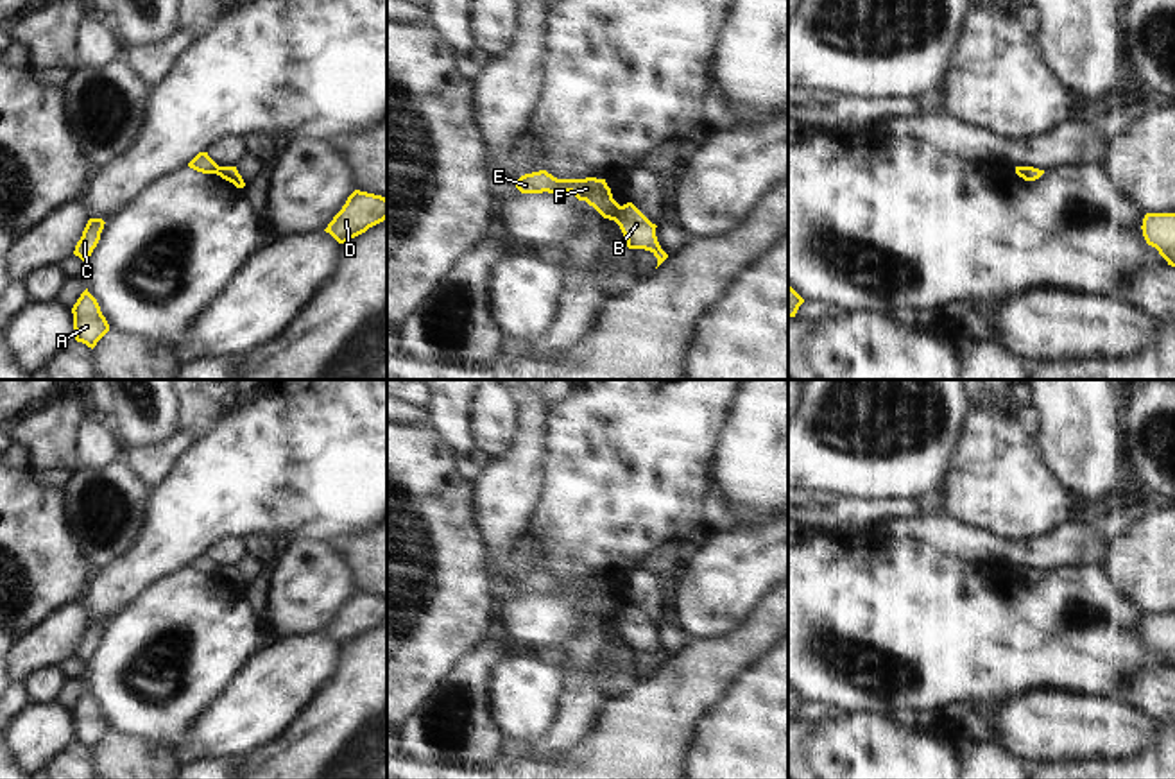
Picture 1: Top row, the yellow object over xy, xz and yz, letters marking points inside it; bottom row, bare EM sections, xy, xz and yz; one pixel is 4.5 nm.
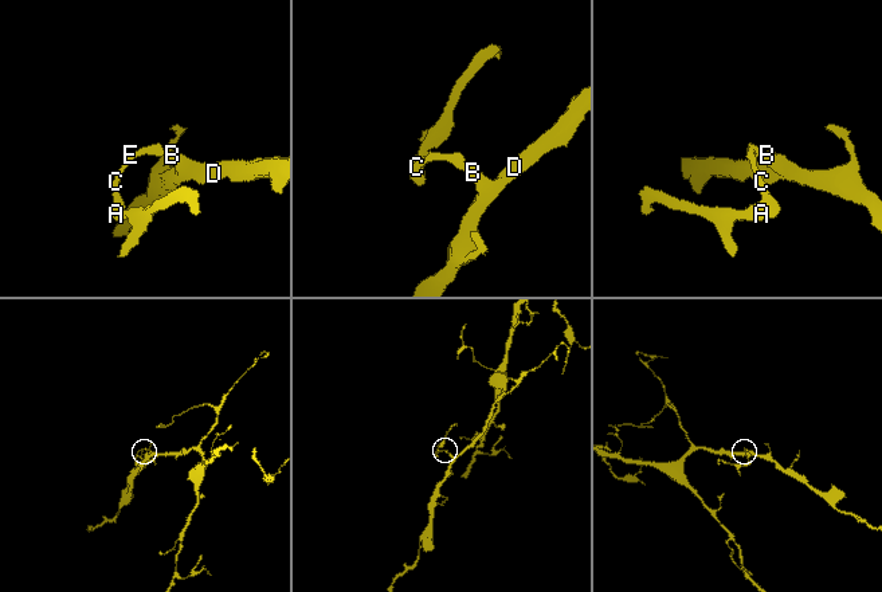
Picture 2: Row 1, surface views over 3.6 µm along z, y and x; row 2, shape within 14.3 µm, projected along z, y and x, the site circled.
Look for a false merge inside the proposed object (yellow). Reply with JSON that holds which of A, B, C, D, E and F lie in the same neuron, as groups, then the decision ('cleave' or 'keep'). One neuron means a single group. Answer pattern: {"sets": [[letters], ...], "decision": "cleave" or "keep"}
{"sets": [["A", "C", "E", "F"], ["B", "D"]], "decision": "cleave"}

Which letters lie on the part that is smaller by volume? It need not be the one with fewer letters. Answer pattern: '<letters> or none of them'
A, C, E, F

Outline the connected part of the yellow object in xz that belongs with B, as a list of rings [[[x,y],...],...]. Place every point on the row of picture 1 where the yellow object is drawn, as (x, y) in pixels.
[[[632,202],[620,206],[614,222],[620,226],[629,249],[645,249],[657,258],[657,267],[668,258],[656,236],[652,224]]]

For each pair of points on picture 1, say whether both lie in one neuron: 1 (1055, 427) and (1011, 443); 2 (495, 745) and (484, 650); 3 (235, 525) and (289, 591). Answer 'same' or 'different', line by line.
1: different
2: same
3: different

